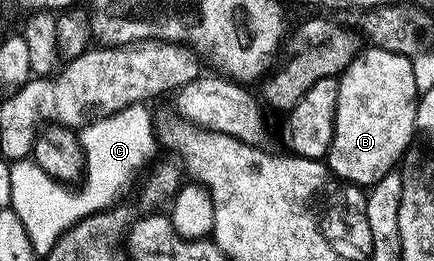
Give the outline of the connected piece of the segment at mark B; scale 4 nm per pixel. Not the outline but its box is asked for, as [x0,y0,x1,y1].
[326,46,418,186]

